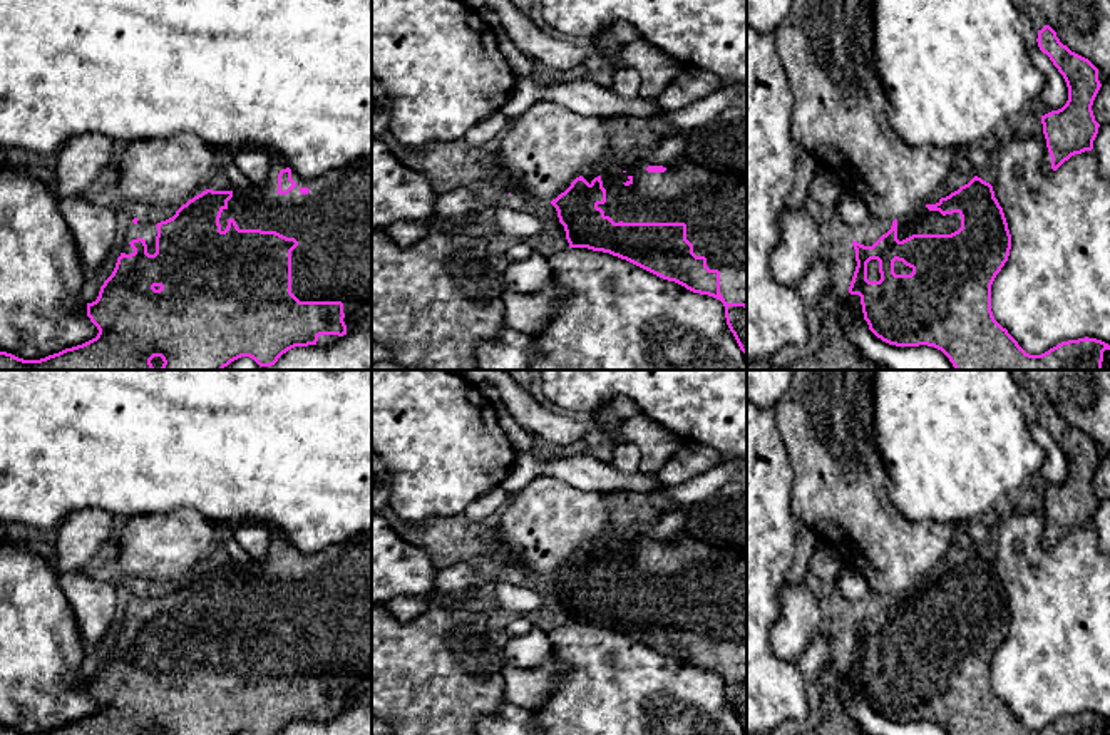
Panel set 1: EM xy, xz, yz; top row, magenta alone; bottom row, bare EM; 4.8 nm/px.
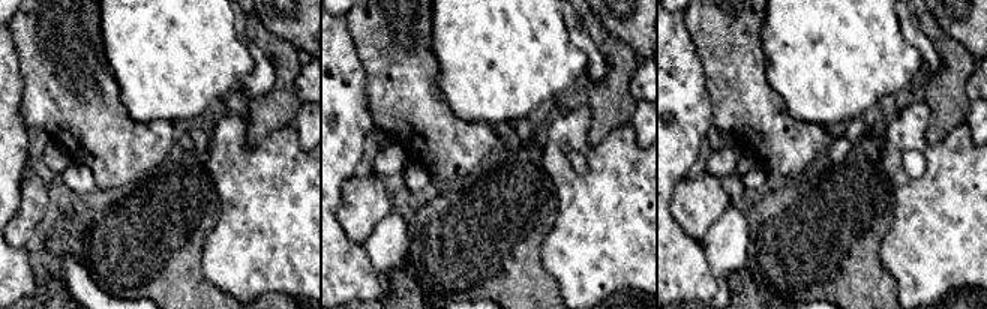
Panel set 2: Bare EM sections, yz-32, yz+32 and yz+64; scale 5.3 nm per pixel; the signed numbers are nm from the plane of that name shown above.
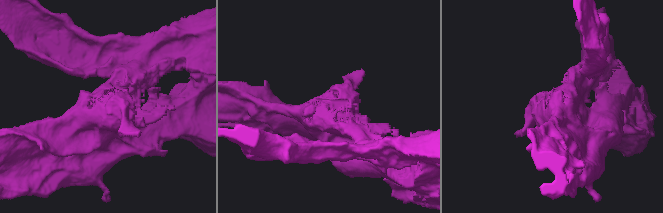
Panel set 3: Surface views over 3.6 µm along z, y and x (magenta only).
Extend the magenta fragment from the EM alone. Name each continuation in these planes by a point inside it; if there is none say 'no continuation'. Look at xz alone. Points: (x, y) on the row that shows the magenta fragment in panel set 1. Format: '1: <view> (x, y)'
no continuation

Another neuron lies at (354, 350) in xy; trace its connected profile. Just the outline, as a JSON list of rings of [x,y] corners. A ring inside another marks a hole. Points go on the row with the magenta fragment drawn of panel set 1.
[[[372,326],[347,332],[330,345],[295,347],[283,353],[271,367],[260,370],[372,370]]]

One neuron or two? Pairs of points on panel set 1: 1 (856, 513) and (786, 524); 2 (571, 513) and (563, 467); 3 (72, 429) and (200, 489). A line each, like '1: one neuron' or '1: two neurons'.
1: two neurons
2: two neurons
3: one neuron

